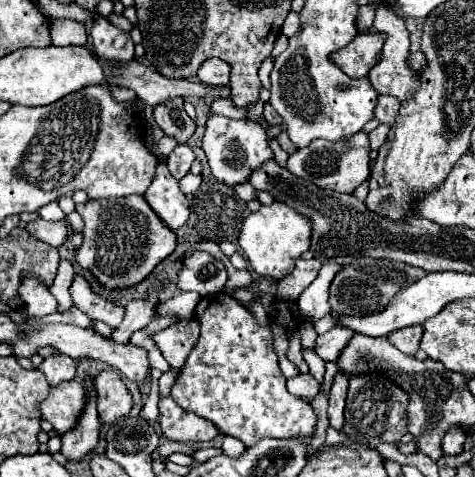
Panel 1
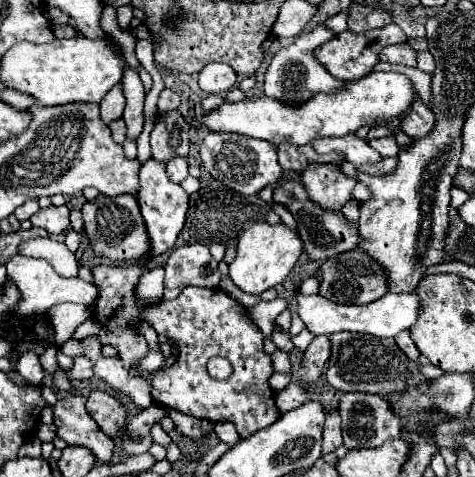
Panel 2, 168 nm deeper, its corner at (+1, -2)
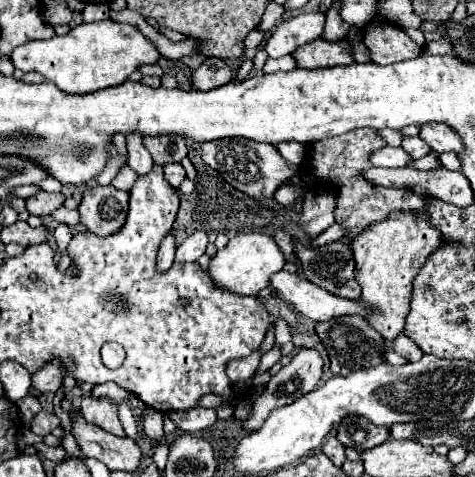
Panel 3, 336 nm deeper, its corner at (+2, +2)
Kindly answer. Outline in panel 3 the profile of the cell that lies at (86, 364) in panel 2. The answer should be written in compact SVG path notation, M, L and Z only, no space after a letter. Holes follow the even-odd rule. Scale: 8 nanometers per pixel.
M57 360L57 362L45 362L45 366L41 366L41 370L37 370L37 374L33 374L33 386L37 390L43 390L43 392L59 390L61 382L63 382L61 360Z

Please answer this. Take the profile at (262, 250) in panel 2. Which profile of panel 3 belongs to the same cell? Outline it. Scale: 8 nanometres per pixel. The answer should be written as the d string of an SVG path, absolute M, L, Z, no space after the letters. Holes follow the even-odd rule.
M243 232L231 238L229 244L223 250L219 250L215 258L211 258L209 274L219 286L227 288L229 292L243 294L243 296L255 296L261 290L269 288L269 278L277 274L277 270L281 270L283 264L285 264L285 254L275 244L273 236L261 234L261 232L249 232L249 234Z

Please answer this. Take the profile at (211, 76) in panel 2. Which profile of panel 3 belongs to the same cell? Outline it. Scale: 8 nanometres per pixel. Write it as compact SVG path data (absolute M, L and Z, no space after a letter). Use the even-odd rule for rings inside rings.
M207 58L203 64L193 72L193 88L195 90L213 90L223 84L231 82L231 68L227 62L219 58Z

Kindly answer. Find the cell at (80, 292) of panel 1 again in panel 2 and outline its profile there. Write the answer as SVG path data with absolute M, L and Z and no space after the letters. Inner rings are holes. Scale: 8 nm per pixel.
M34 238L28 242L20 242L18 250L24 256L48 260L54 266L54 270L64 278L72 278L78 272L78 262L74 252L70 252L66 244L58 242L56 238Z

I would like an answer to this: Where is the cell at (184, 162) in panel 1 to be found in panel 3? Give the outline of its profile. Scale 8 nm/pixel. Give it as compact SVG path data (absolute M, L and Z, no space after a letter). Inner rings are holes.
M171 162L169 166L163 166L163 168L165 168L165 180L173 188L179 188L179 184L185 180L185 168L179 162Z

